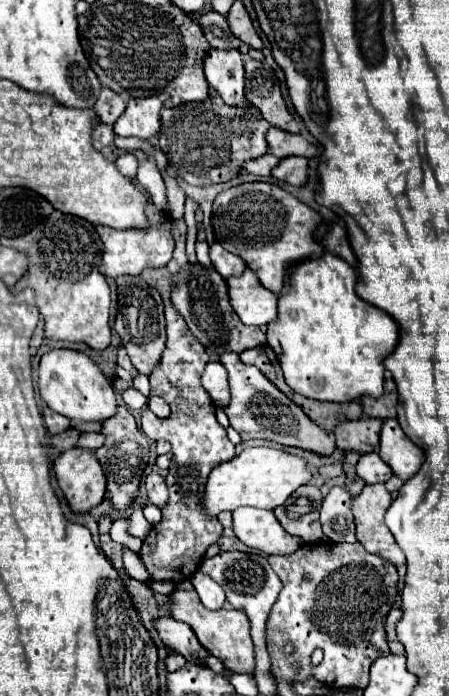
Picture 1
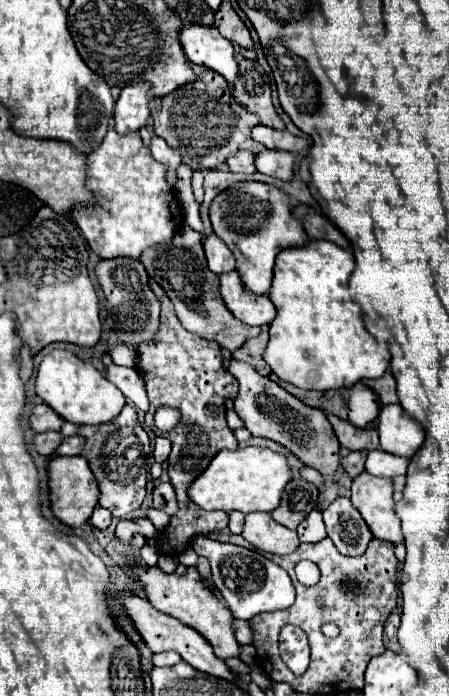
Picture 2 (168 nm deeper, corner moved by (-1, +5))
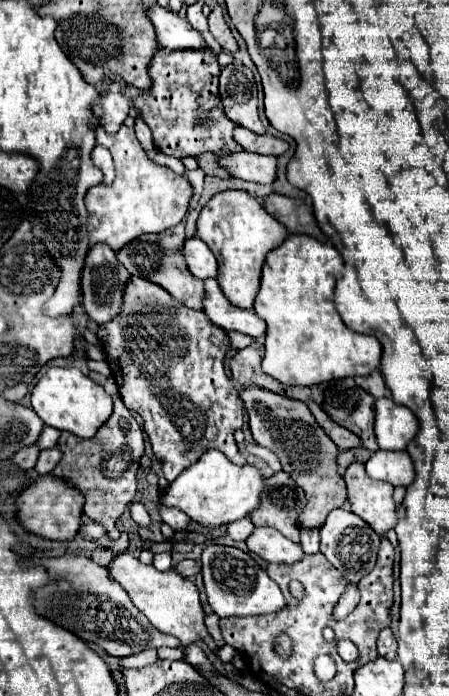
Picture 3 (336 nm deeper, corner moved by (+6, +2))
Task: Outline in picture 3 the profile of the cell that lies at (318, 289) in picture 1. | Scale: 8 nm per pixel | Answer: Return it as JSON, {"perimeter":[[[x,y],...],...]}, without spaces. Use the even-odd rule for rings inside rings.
{"perimeter":[[[289,235],[277,249],[273,249],[261,269],[261,285],[253,311],[267,323],[263,371],[283,385],[317,385],[329,379],[369,375],[379,367],[381,343],[371,335],[351,331],[339,317],[333,303],[335,279],[343,267],[343,259],[333,245],[321,243],[309,235]]]}

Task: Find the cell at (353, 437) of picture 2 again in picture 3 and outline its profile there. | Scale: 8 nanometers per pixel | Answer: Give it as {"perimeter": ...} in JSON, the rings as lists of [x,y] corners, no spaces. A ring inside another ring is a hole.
{"perimeter":[[[309,401],[307,405],[309,405],[313,417],[317,419],[317,423],[323,427],[323,431],[333,439],[333,443],[335,443],[339,449],[353,449],[353,447],[361,445],[361,439],[359,439],[357,435],[353,435],[349,429],[337,425],[333,419],[329,419],[329,415],[327,415],[317,403]]]}

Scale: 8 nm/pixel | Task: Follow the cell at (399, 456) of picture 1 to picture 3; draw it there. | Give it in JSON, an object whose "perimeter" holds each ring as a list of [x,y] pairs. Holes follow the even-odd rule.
{"perimeter":[[[393,399],[375,401],[375,435],[381,449],[401,451],[417,435],[415,415]]]}

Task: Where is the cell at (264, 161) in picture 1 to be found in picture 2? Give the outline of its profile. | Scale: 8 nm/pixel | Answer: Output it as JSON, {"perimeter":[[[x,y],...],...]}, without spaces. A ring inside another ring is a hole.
{"perimeter":[[[240,150],[236,154],[232,154],[228,158],[228,170],[232,172],[246,172],[246,174],[254,174],[256,172],[256,152],[250,152],[250,150]]]}

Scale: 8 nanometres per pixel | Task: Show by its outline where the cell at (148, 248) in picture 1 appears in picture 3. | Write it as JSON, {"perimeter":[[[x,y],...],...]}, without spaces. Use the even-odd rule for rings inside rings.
{"perimeter":[[[123,125],[117,133],[109,135],[103,127],[95,129],[97,143],[107,147],[115,161],[117,177],[111,185],[97,185],[89,189],[85,205],[89,211],[89,245],[107,243],[119,251],[121,245],[145,233],[161,233],[171,225],[181,223],[193,197],[193,187],[185,175],[177,175],[167,167],[161,167],[147,159],[135,131]]]}

